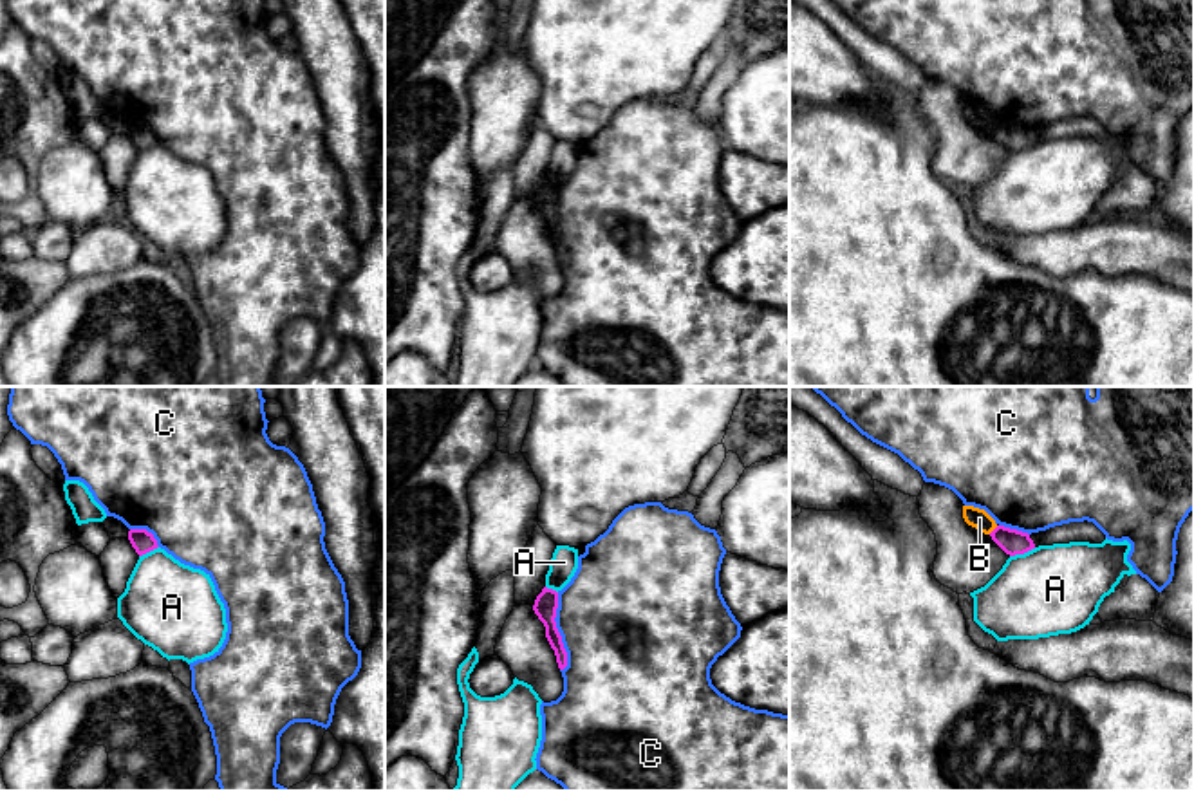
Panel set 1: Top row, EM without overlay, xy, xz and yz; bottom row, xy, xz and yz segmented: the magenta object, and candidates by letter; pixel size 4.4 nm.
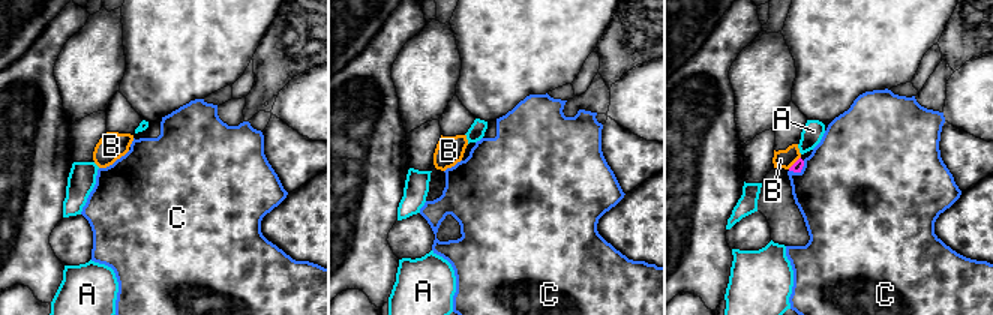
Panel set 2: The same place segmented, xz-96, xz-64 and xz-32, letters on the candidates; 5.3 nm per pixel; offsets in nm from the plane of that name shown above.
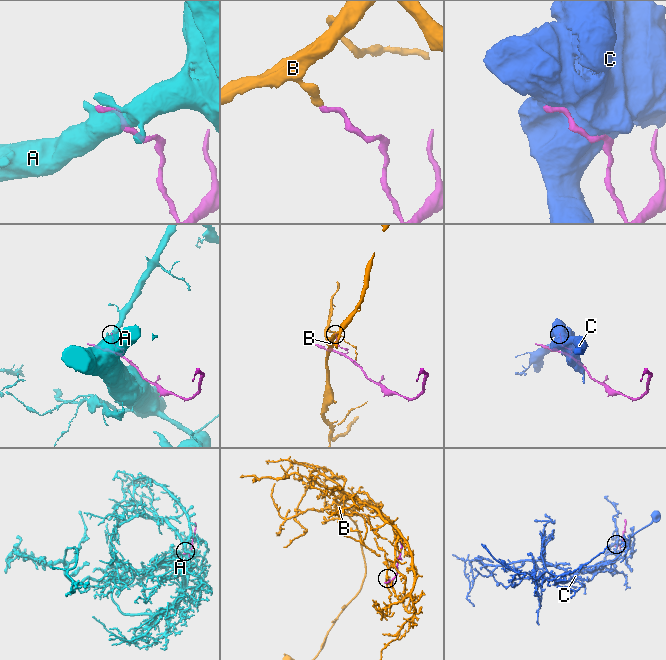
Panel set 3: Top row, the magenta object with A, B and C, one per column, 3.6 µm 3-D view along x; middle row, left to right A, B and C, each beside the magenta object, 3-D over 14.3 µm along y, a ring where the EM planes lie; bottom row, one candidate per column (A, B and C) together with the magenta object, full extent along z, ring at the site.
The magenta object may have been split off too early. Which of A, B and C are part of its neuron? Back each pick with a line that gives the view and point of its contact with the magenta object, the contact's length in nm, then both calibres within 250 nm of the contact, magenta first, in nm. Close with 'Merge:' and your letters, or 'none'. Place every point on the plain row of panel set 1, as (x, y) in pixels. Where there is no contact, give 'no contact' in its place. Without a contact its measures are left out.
Merge: none

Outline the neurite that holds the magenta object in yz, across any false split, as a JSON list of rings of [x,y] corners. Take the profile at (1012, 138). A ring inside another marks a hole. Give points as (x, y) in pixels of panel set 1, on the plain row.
[[[997,121],[990,128],[990,132],[1010,152],[1024,150],[1024,148],[1035,144],[1035,139],[1028,128],[1010,125],[1004,121]]]

